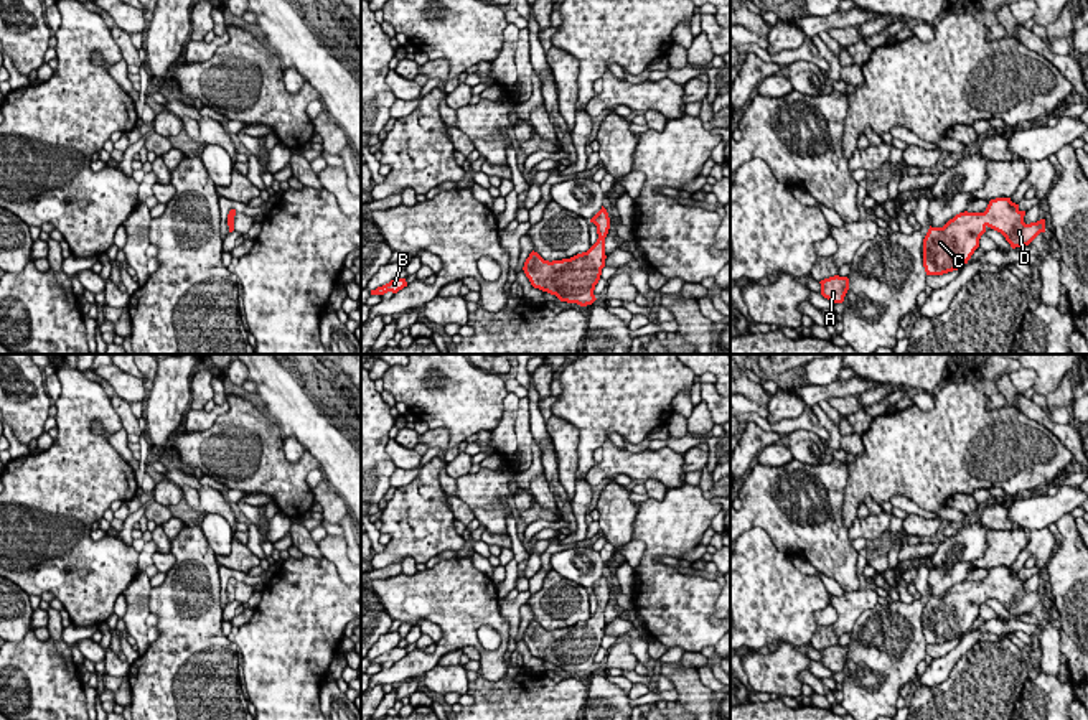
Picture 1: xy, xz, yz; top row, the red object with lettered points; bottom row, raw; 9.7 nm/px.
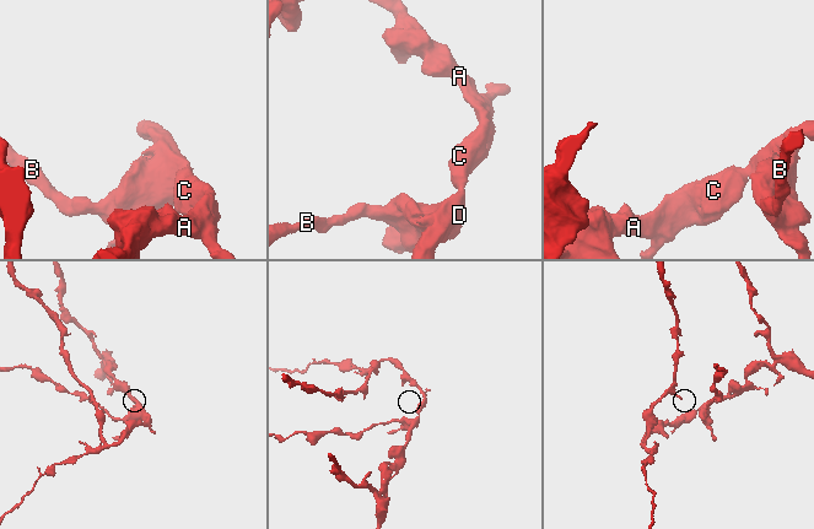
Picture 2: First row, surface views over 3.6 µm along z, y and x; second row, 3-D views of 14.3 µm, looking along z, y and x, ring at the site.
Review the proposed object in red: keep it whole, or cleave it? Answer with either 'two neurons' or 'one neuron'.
one neuron

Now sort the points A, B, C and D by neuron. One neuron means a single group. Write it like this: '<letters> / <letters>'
A B C D

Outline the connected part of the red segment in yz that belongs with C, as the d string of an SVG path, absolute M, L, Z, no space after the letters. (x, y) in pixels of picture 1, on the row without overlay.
M1011 567L991 568L984 582L959 582L943 596L928 598L923 608L923 636L926 644L943 644L961 638L987 596L1001 601L1012 618L1029 615L1045 601L1045 588L1024 591L1025 580Z

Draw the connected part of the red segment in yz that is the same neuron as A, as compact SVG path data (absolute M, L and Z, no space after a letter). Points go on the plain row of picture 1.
M829 646L819 651L821 652L821 664L832 672L842 672L844 666L849 659L849 648L847 646Z

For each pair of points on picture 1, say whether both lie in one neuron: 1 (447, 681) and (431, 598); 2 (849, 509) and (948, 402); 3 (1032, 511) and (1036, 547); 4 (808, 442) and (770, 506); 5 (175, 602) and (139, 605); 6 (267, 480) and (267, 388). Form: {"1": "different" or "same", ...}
{"1": "different", "2": "same", "3": "different", "4": "different", "5": "different", "6": "different"}

